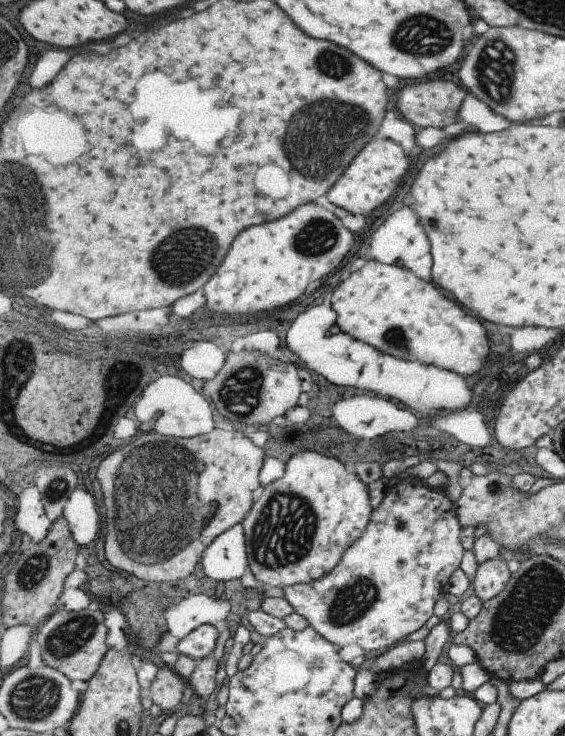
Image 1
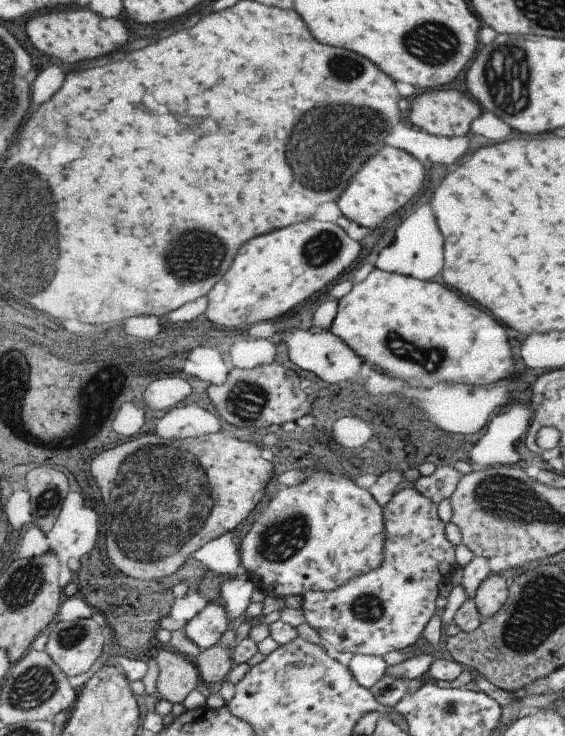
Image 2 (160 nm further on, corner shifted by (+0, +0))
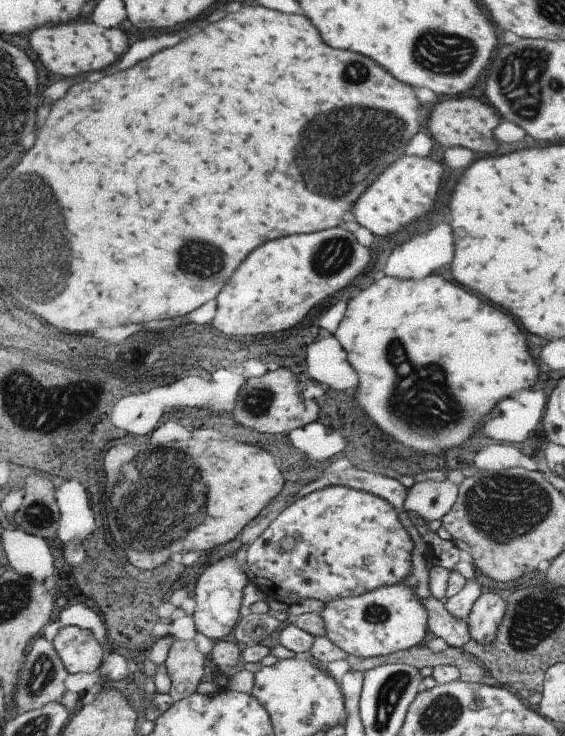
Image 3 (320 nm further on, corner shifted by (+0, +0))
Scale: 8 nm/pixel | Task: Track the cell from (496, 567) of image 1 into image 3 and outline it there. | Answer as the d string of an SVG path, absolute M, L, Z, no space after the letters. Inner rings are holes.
M482 594L467 618L472 640L482 645L493 642L502 622L501 616L504 616L505 612L505 604L497 594Z

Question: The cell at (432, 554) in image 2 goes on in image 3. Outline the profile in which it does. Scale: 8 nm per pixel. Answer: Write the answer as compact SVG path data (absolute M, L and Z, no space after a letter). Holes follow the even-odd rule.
M413 579L399 585L384 586L373 592L325 603L321 612L326 624L327 637L348 654L361 658L387 656L391 652L407 650L427 638L428 610L407 586Z

